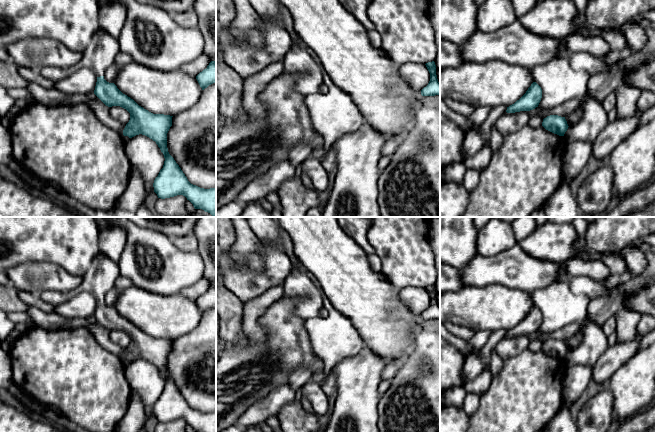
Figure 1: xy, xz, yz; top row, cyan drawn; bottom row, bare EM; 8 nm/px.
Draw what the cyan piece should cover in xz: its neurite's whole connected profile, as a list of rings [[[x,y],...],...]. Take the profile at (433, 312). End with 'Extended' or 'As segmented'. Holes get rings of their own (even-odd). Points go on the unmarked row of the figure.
[[[428,286],[425,288],[429,297],[430,305],[426,311],[421,314],[422,320],[435,320],[440,319],[440,307],[438,306],[436,299],[436,289],[435,286]]]. As segmented

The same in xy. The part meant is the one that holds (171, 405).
[[[100,252],[82,276],[78,287],[68,292],[44,290],[39,297],[55,306],[67,302],[81,292],[90,293],[97,300],[94,318],[106,330],[120,330],[130,337],[130,344],[123,354],[123,359],[129,362],[145,359],[155,365],[163,377],[164,389],[153,407],[158,422],[183,419],[194,432],[216,432],[216,412],[204,413],[191,408],[168,376],[167,357],[172,350],[173,340],[149,336],[123,318],[114,307],[104,303],[105,294],[115,287],[119,275],[118,263]]]. Extended

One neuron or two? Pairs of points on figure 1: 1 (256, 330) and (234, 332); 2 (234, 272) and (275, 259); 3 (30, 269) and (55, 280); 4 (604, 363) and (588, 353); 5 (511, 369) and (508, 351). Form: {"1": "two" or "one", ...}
{"1": "two", "2": "one", "3": "one", "4": "two", "5": "two"}

